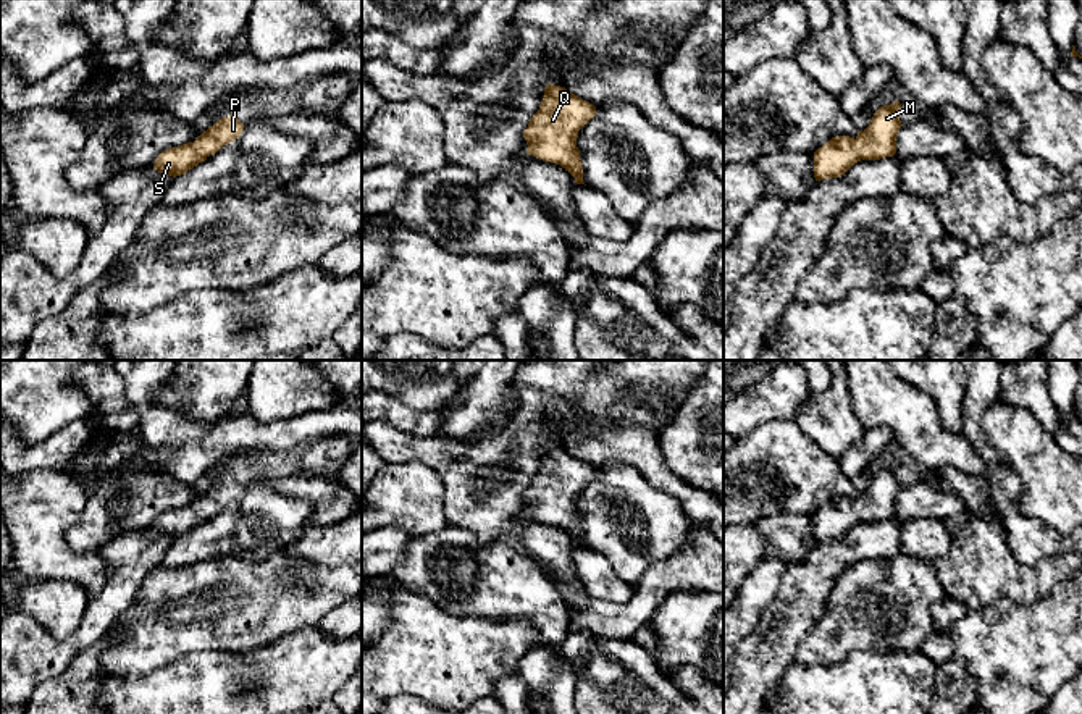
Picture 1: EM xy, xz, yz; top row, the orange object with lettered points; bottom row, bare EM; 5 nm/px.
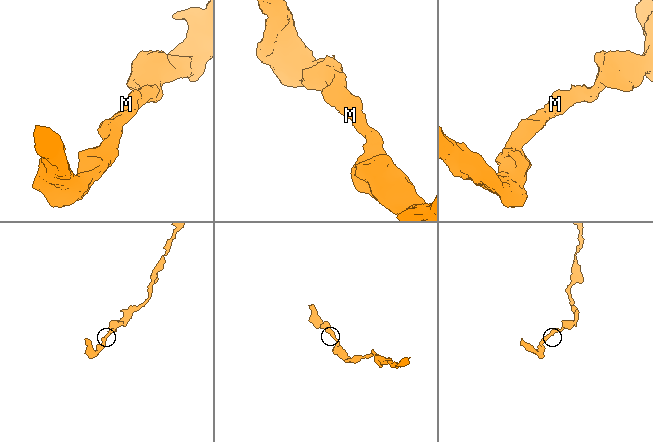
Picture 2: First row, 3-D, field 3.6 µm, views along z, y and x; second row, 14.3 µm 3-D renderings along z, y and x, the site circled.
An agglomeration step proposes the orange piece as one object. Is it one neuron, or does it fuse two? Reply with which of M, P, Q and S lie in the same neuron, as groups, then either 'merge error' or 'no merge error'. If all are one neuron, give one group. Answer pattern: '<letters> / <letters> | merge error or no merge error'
M P Q S | no merge error

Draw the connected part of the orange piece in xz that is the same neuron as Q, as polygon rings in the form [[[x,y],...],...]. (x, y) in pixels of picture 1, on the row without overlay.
[[[547,446],[539,472],[523,493],[526,514],[543,523],[560,527],[577,546],[585,546],[577,499],[578,493],[594,478],[593,465],[565,449]]]

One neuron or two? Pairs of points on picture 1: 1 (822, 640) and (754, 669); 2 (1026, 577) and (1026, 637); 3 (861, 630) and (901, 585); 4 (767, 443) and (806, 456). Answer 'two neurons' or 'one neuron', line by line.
1: two neurons
2: two neurons
3: one neuron
4: one neuron

